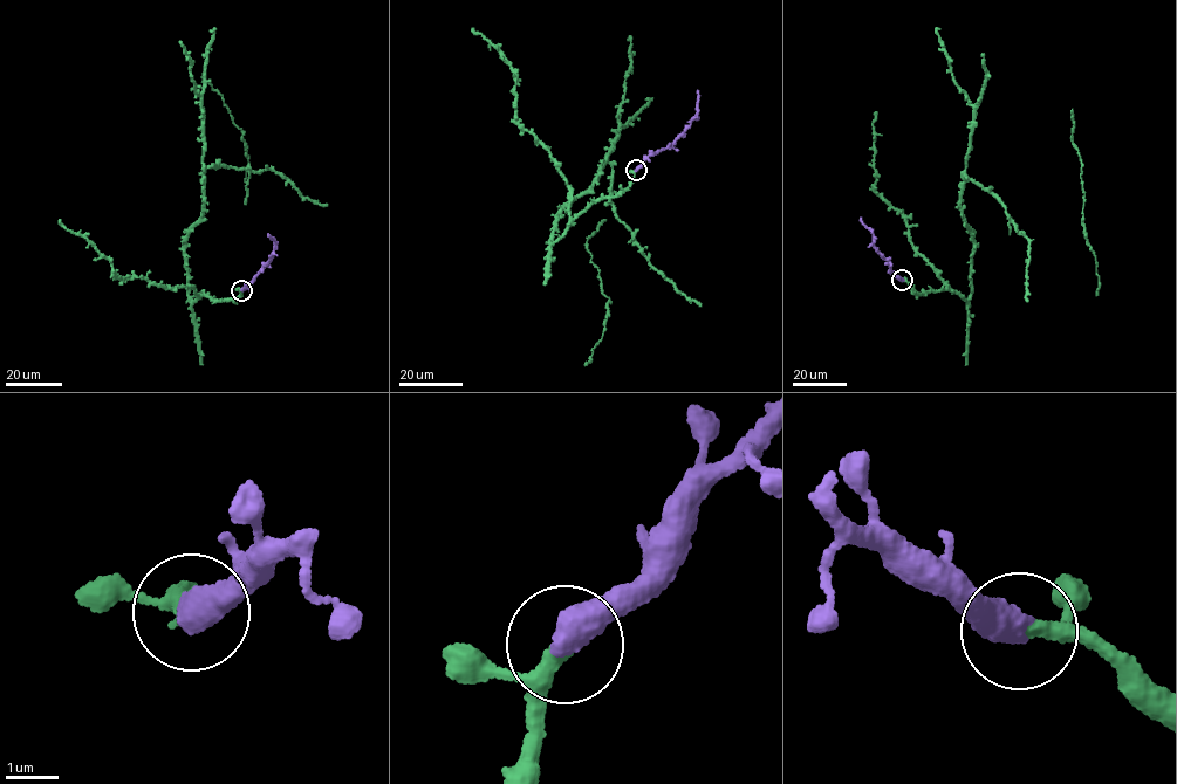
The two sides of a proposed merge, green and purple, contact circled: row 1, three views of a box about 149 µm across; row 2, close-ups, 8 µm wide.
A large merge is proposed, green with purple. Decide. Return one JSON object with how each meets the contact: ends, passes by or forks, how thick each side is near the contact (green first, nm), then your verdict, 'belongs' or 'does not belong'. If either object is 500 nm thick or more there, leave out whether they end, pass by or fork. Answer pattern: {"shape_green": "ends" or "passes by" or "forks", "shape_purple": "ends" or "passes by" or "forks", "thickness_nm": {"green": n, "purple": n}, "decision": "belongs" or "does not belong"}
{"thickness_nm": {"green": 240, "purple": 600}, "decision": "belongs"}

